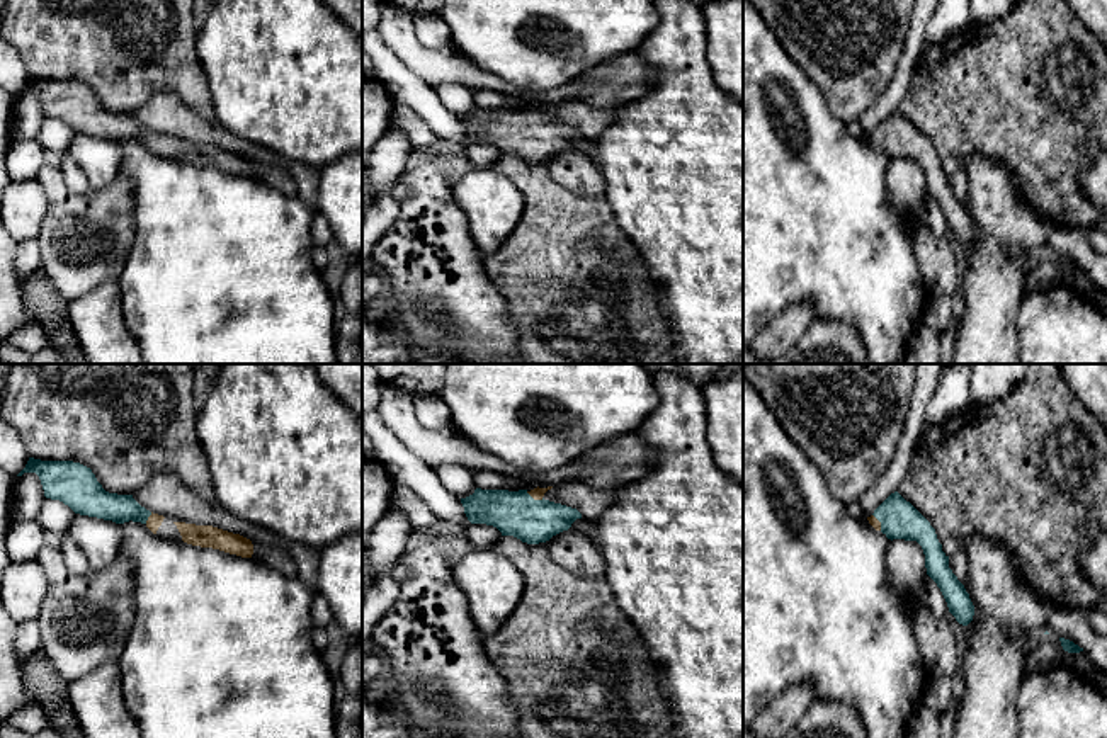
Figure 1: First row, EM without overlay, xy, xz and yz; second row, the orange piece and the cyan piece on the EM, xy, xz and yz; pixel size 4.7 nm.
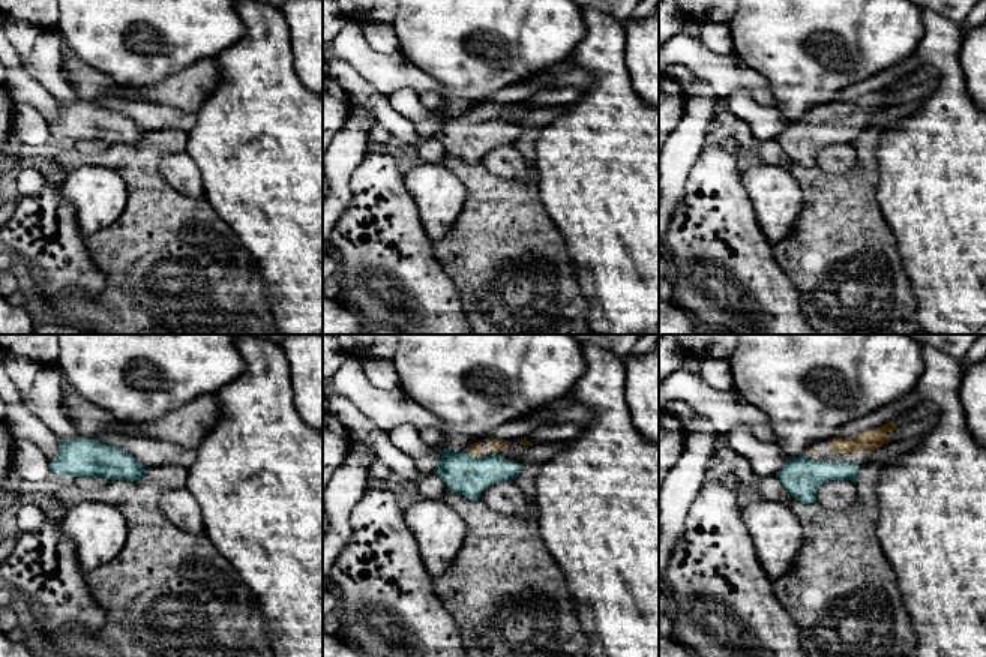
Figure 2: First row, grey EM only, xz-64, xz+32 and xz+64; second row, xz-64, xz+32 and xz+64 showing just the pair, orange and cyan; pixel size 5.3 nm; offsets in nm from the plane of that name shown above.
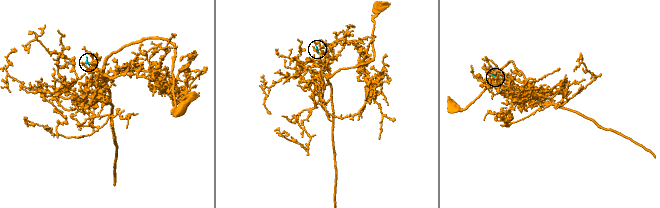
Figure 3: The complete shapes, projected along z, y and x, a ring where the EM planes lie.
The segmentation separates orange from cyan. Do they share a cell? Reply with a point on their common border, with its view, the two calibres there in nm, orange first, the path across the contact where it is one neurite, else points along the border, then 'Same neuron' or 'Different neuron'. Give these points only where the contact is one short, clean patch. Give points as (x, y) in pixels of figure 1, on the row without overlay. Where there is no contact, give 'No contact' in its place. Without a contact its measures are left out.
Touches orange at xz (534, 118). Thickness 60 nm (orange) against 220 nm. Path across: xz (536, 113), (534, 118), (517, 133). Same neuron

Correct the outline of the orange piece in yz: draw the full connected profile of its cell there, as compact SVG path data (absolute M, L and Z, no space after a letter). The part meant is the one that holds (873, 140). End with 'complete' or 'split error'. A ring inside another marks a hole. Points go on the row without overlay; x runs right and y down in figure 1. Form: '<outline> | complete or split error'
M898 111L891 112L867 139L891 160L917 160L922 165L927 194L940 207L949 231L959 243L968 245L973 240L974 224L964 204L949 187L949 175L942 170L930 141Z | split error

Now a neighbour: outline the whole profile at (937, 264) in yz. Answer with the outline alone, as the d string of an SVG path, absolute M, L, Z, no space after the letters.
M930 226L913 233L915 258L930 296L956 296L961 291L961 274L951 243Z

